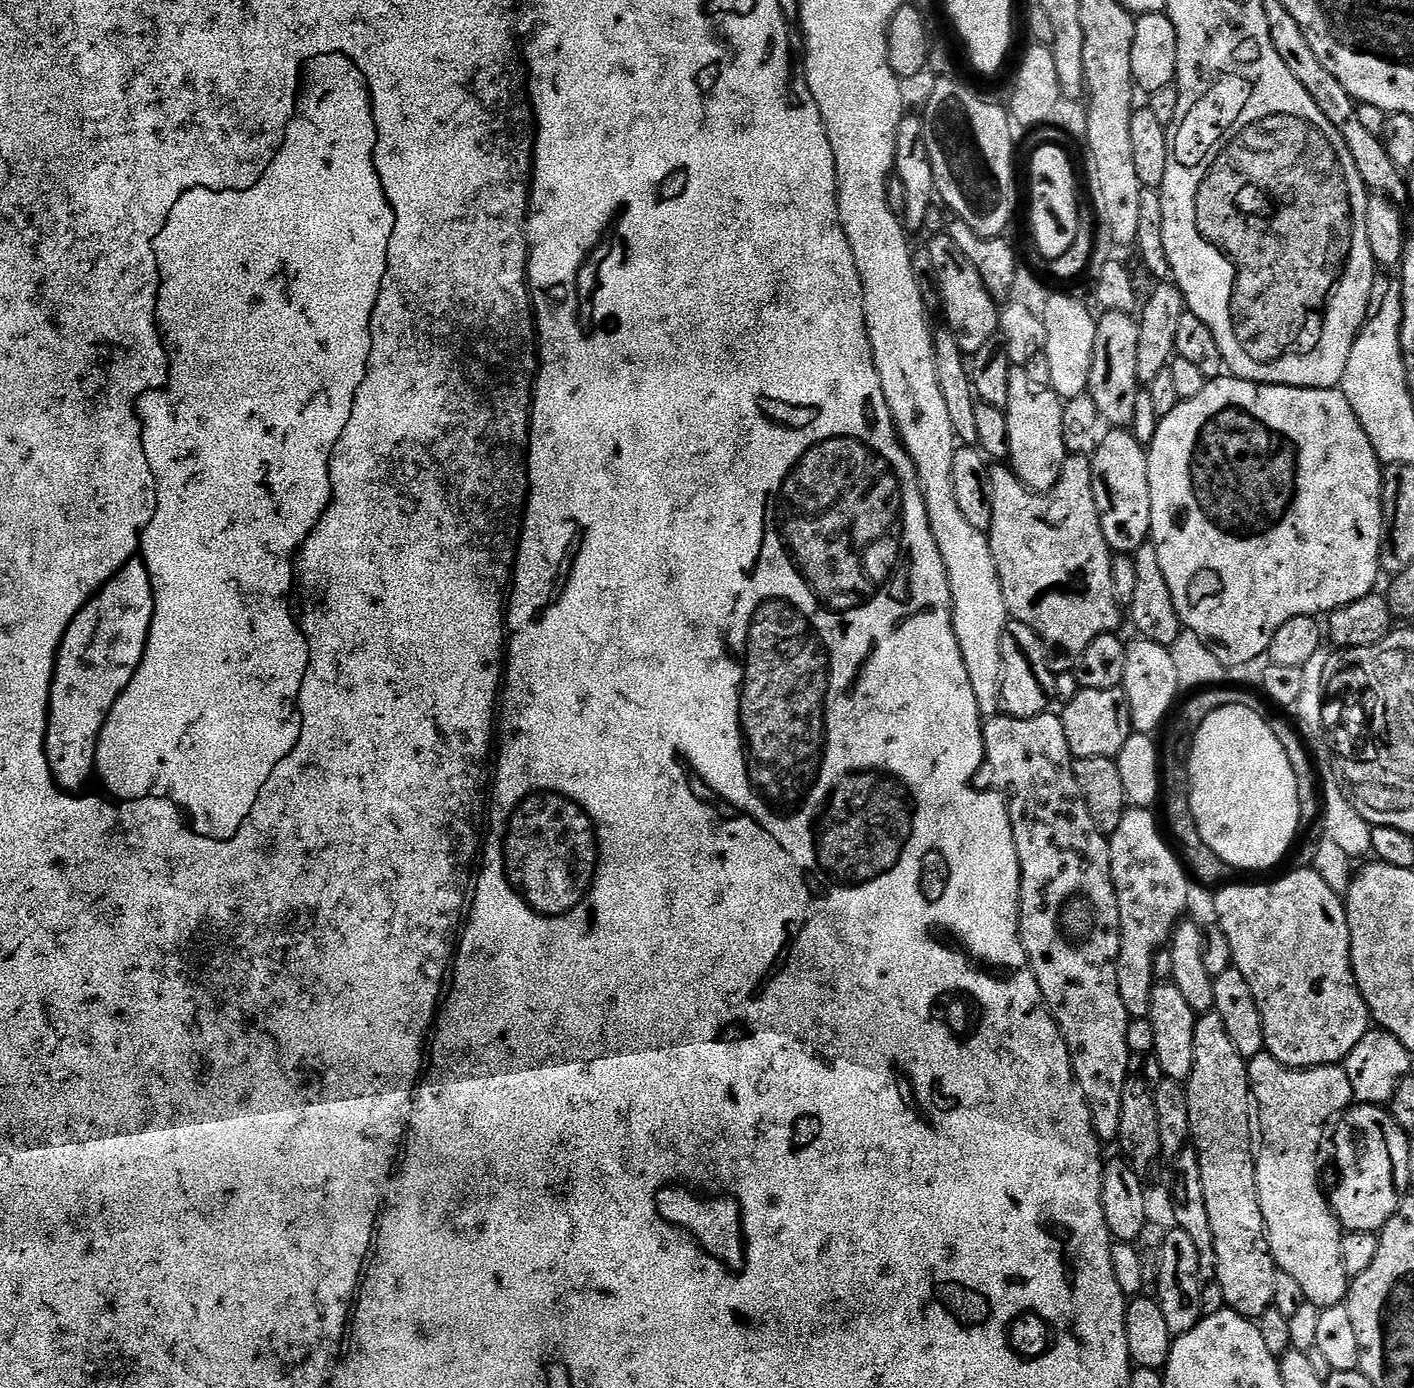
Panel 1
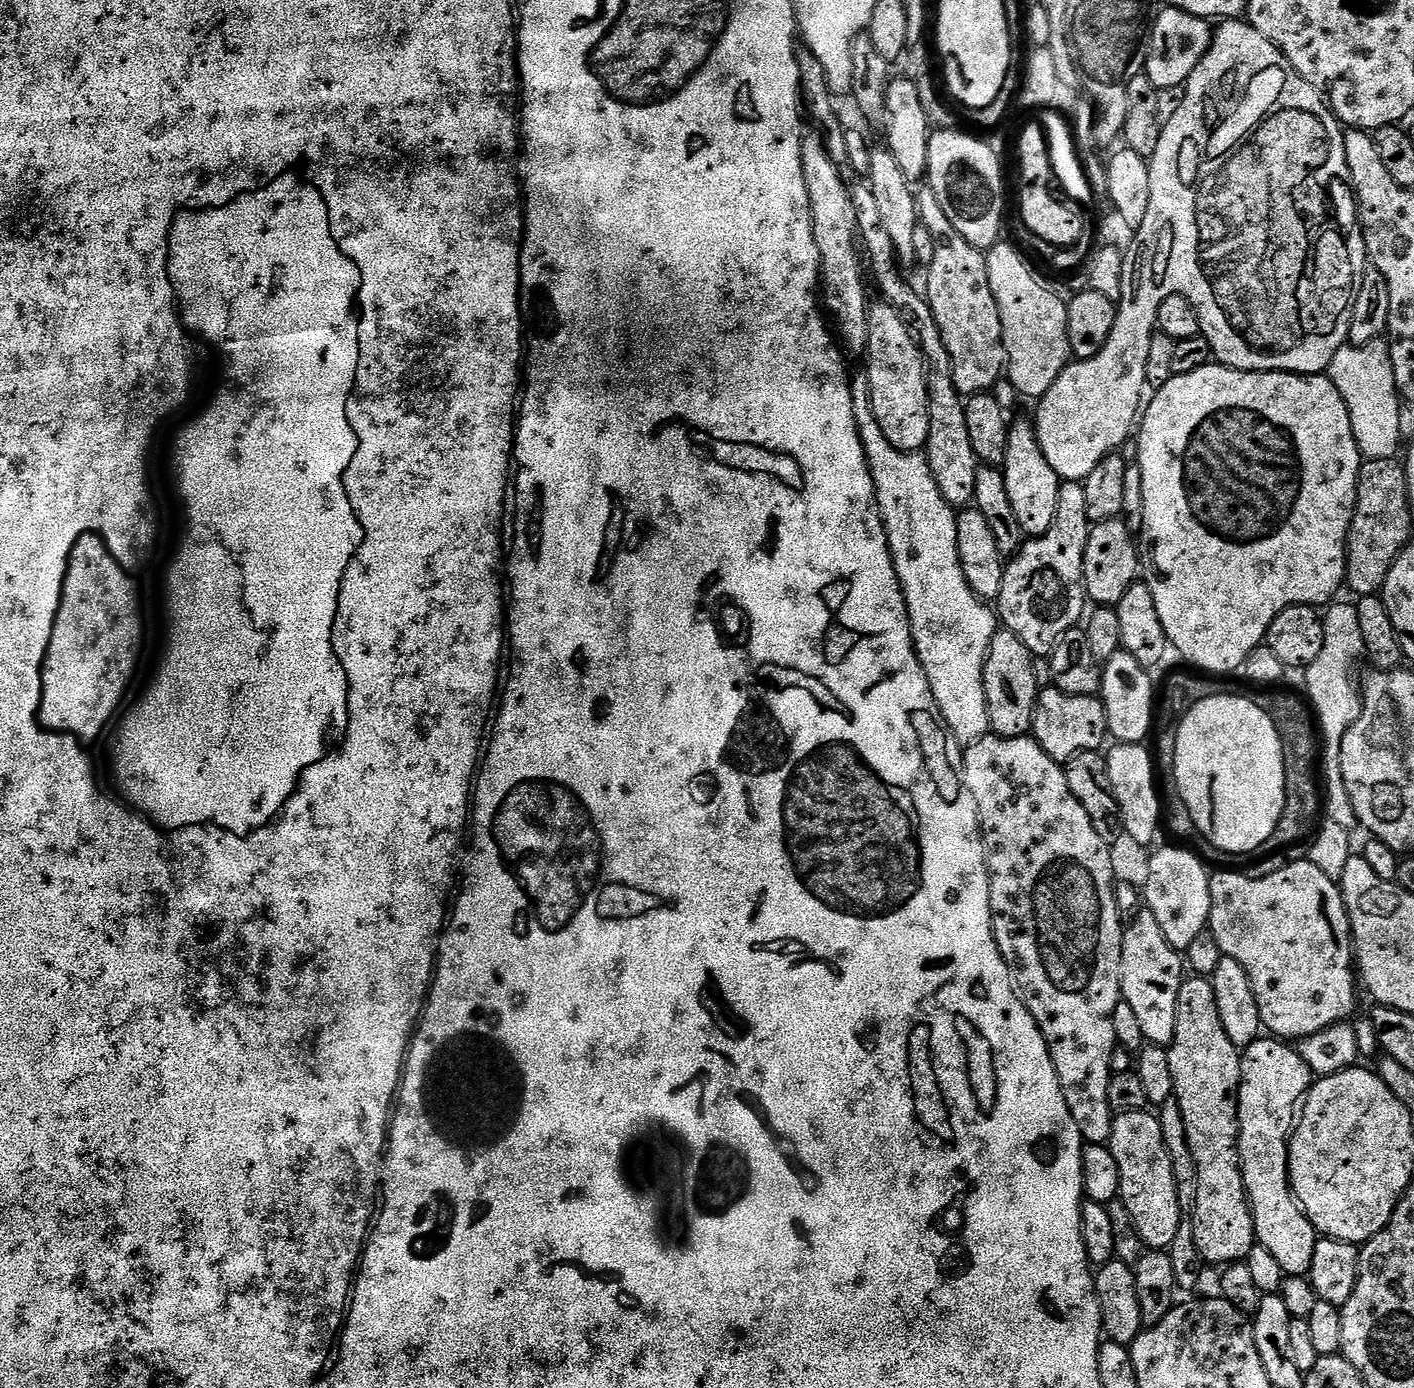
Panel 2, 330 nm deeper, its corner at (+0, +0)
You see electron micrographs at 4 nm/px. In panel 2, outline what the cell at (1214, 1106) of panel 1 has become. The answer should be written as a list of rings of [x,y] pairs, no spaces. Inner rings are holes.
[[[1193,975],[1191,978],[1185,979],[1184,985],[1178,990],[1178,1014],[1174,1022],[1174,1038],[1172,1043],[1167,1045],[1168,1057],[1170,1058],[1170,1074],[1174,1078],[1173,1097],[1178,1102],[1178,1106],[1182,1110],[1182,1118],[1186,1126],[1186,1138],[1190,1146],[1190,1154],[1196,1163],[1196,1173],[1198,1174],[1198,1182],[1196,1183],[1196,1201],[1190,1213],[1192,1221],[1192,1229],[1194,1230],[1194,1246],[1198,1246],[1198,1254],[1205,1265],[1220,1264],[1219,1266],[1227,1266],[1229,1264],[1239,1264],[1247,1261],[1250,1250],[1257,1244],[1256,1227],[1254,1226],[1254,1218],[1252,1217],[1252,1205],[1248,1199],[1248,1191],[1244,1185],[1242,1178],[1242,1170],[1240,1169],[1240,1149],[1238,1141],[1240,1138],[1240,1124],[1238,1122],[1238,1098],[1240,1097],[1240,1053],[1241,1049],[1234,1046],[1234,1042],[1230,1042],[1226,1030],[1222,1027],[1222,1017],[1218,1014],[1218,1001],[1214,999],[1214,986],[1211,979],[1203,976]]]

